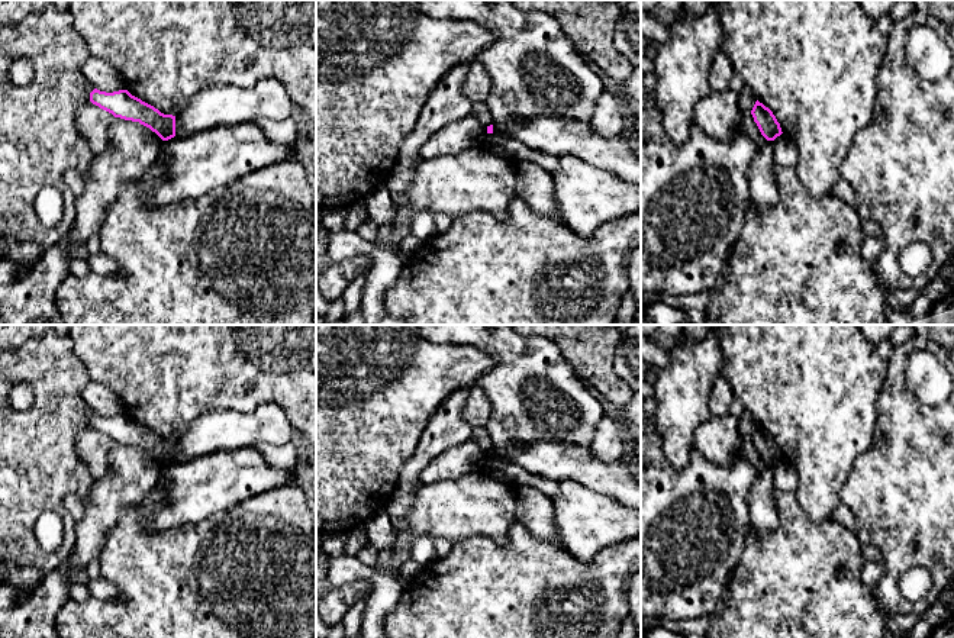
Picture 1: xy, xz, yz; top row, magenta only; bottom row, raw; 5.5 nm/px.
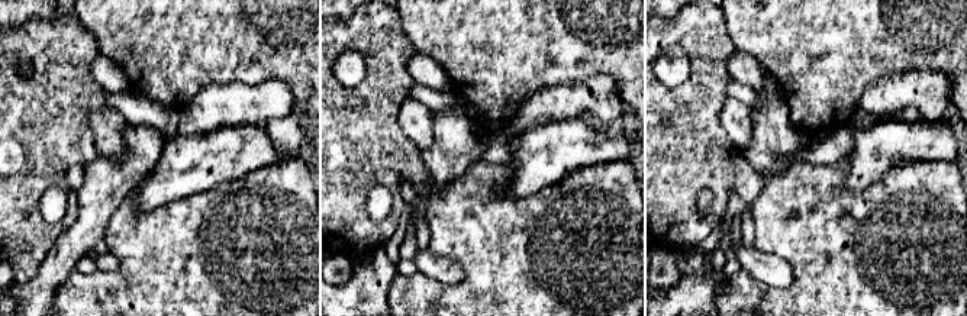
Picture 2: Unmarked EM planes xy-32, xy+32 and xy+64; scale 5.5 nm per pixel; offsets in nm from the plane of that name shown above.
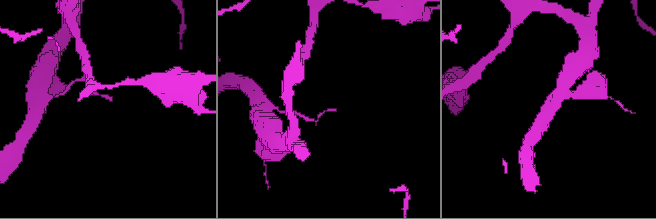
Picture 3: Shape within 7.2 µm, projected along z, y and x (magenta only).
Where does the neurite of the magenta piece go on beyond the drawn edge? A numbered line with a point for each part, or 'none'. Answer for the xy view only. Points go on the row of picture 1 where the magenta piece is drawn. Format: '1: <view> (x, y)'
none

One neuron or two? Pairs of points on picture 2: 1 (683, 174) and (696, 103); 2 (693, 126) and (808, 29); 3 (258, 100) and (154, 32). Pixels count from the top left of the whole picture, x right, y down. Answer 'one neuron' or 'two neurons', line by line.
1: one neuron
2: two neurons
3: two neurons

